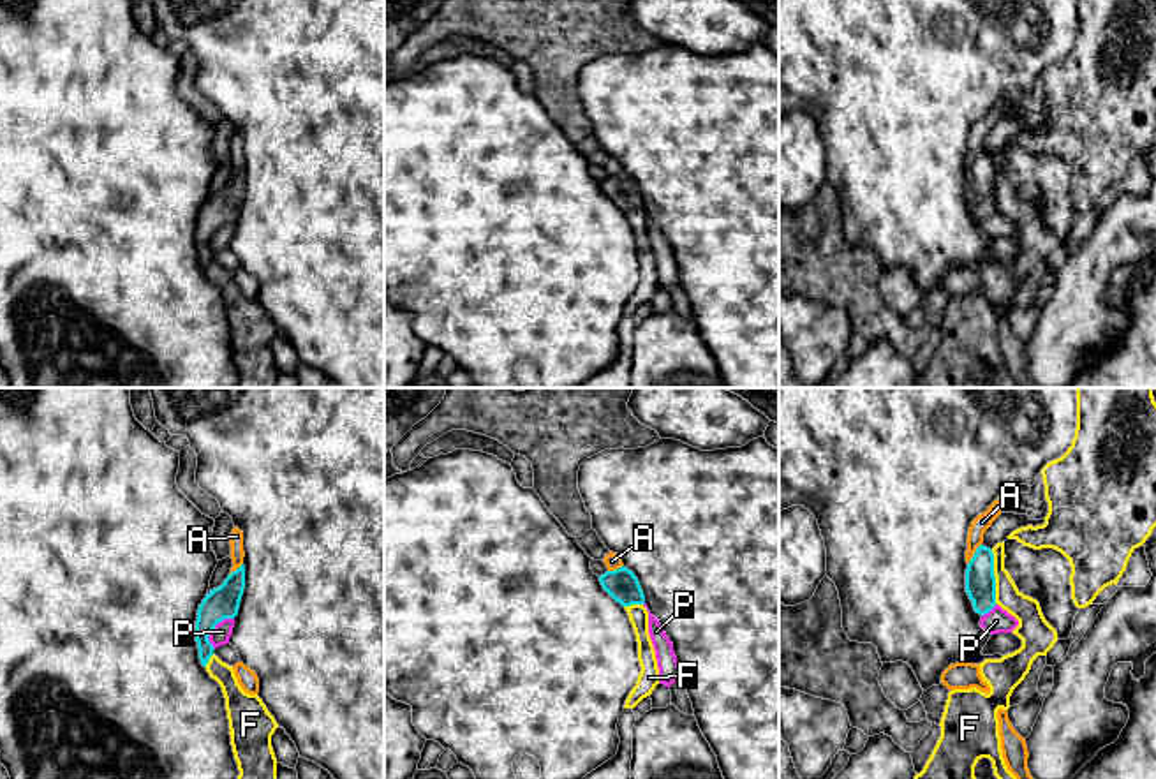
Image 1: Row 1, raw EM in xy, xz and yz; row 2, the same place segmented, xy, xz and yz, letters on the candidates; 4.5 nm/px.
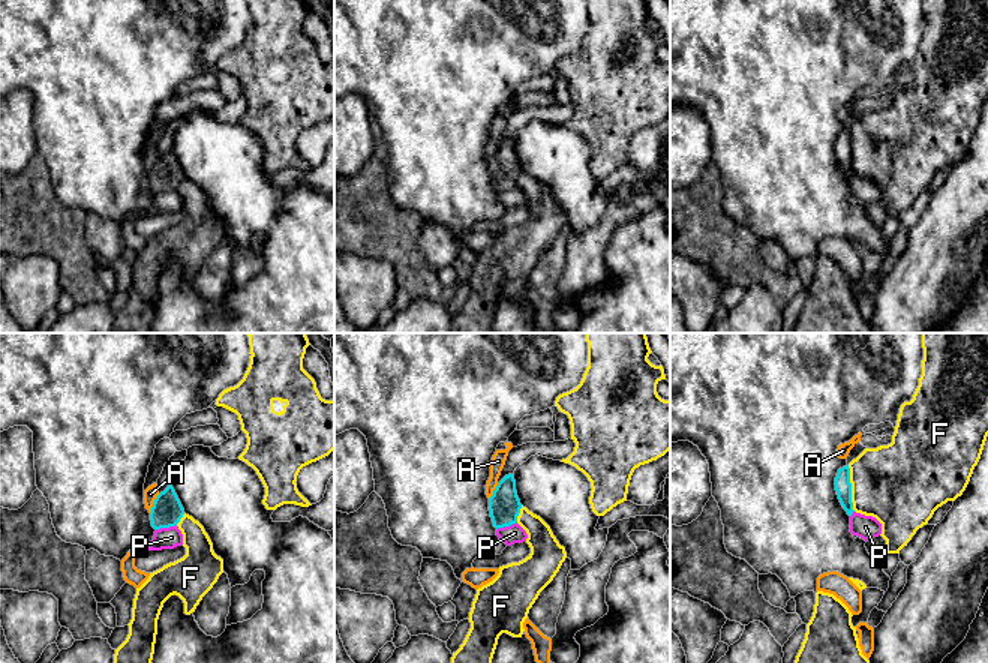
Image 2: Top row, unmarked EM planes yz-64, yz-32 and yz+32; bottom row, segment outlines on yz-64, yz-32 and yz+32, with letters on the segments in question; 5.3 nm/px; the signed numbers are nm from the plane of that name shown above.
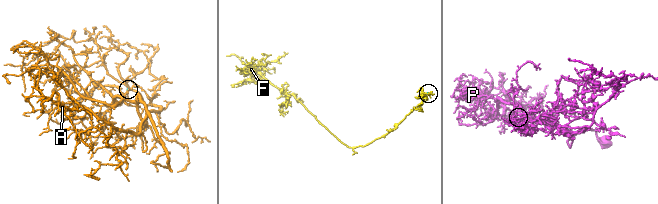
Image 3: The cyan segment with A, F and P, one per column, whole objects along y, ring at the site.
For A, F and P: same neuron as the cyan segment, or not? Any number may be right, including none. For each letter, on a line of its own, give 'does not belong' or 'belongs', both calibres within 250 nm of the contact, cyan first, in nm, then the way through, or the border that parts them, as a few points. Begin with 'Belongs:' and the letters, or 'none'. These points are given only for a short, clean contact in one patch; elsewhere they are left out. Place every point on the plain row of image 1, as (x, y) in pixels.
Belongs: A
A: belongs; calibres 140 and 80 nm; way yz (980, 189), (975, 159), (975, 138), (982, 127)
F: does not belong; calibres 140 and 120 nm
P: does not belong; calibres 150 and 90 nm

